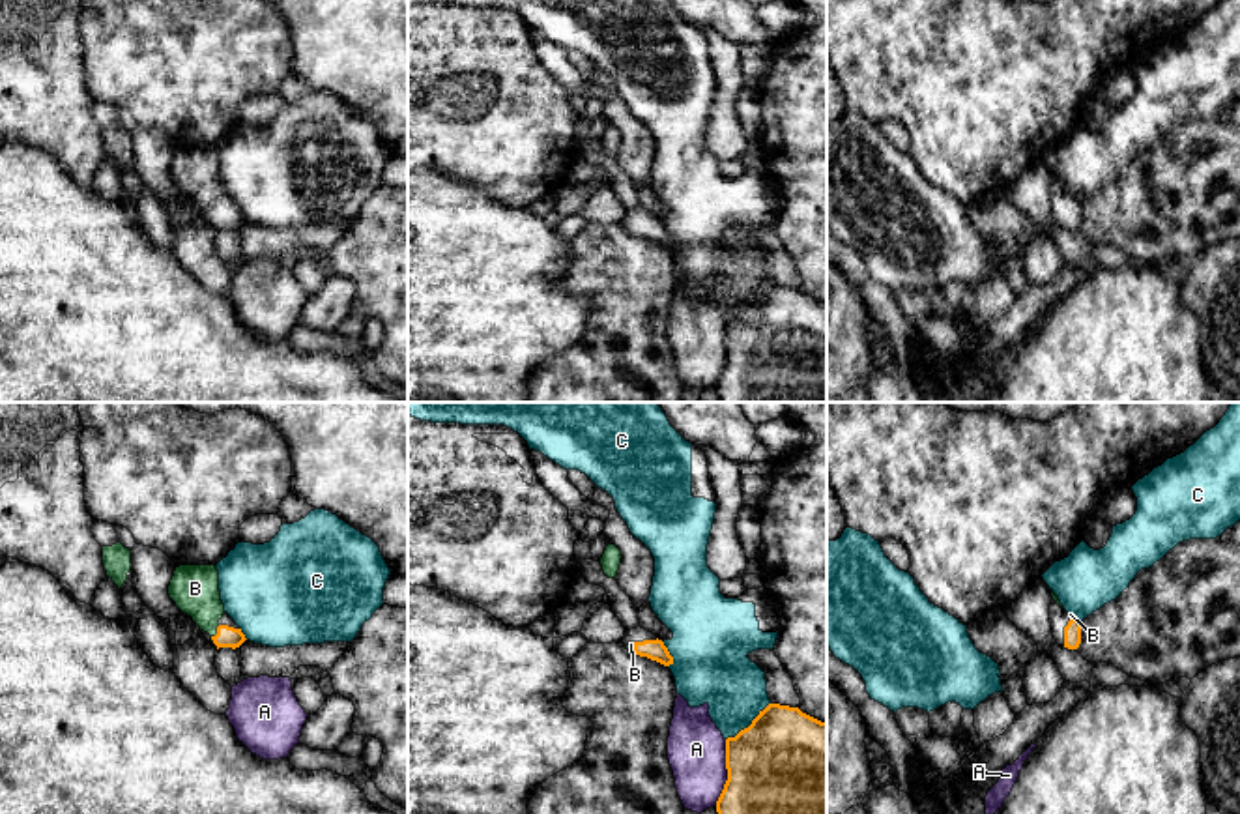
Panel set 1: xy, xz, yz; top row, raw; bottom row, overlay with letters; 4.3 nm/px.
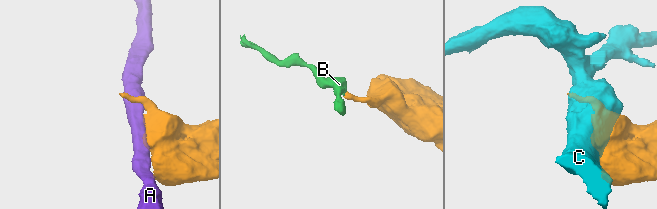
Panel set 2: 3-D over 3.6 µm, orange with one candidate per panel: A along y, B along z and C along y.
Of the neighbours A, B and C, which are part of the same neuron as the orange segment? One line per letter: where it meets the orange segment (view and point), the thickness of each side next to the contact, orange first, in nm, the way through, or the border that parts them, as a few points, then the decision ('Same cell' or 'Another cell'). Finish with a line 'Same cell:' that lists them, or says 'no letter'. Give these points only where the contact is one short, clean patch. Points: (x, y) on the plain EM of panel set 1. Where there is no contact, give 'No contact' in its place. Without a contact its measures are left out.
A: Touches orange at xz (728, 354). Thickness 500 nm (orange) against 260 nm. Another cell
B: Touches orange at xy (217, 212). Thickness 100 nm (orange) against 200 nm. Path across: xy (227, 218), (217, 212), (208, 203), (195, 169). Same cell
C: Touches orange at xz (750, 305). Thickness 500 nm (orange) against 280 nm. Another cell
Same cell: B

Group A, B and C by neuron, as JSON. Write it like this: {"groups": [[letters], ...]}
{"groups": [["A"], ["B"], ["C"]]}

